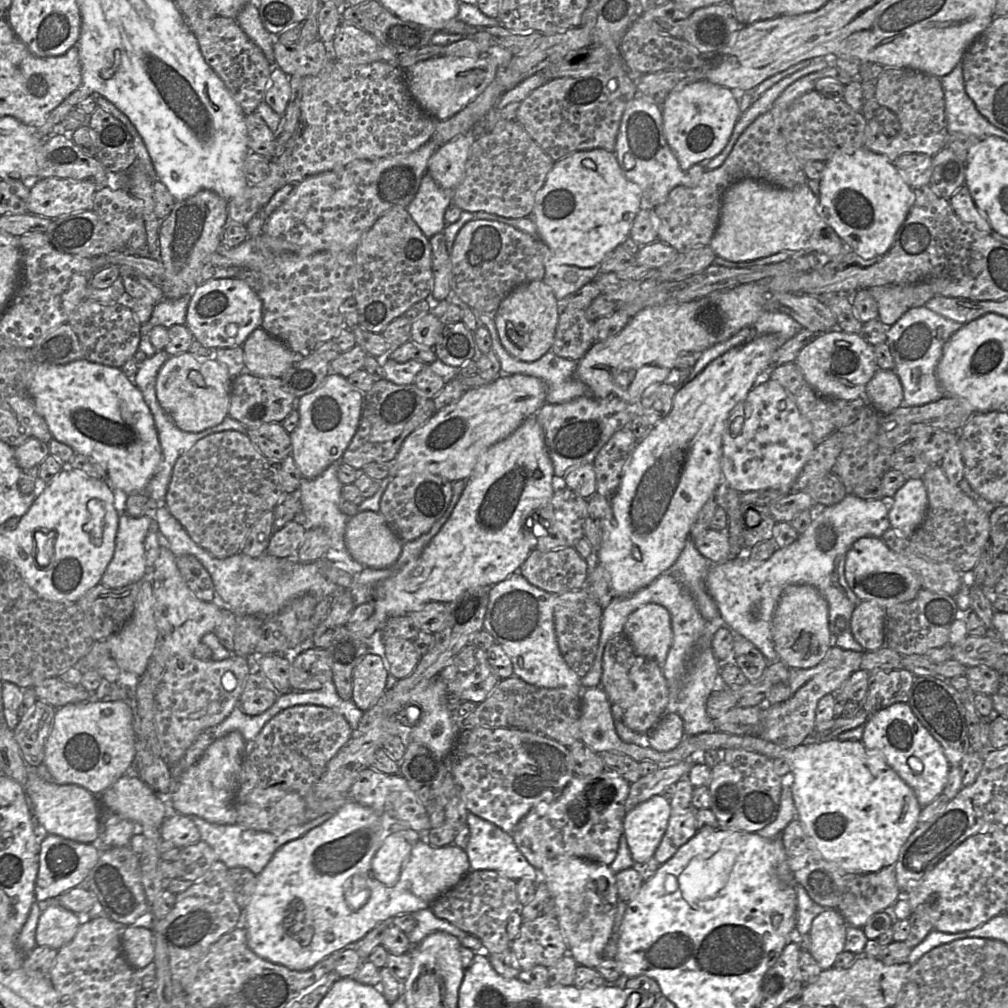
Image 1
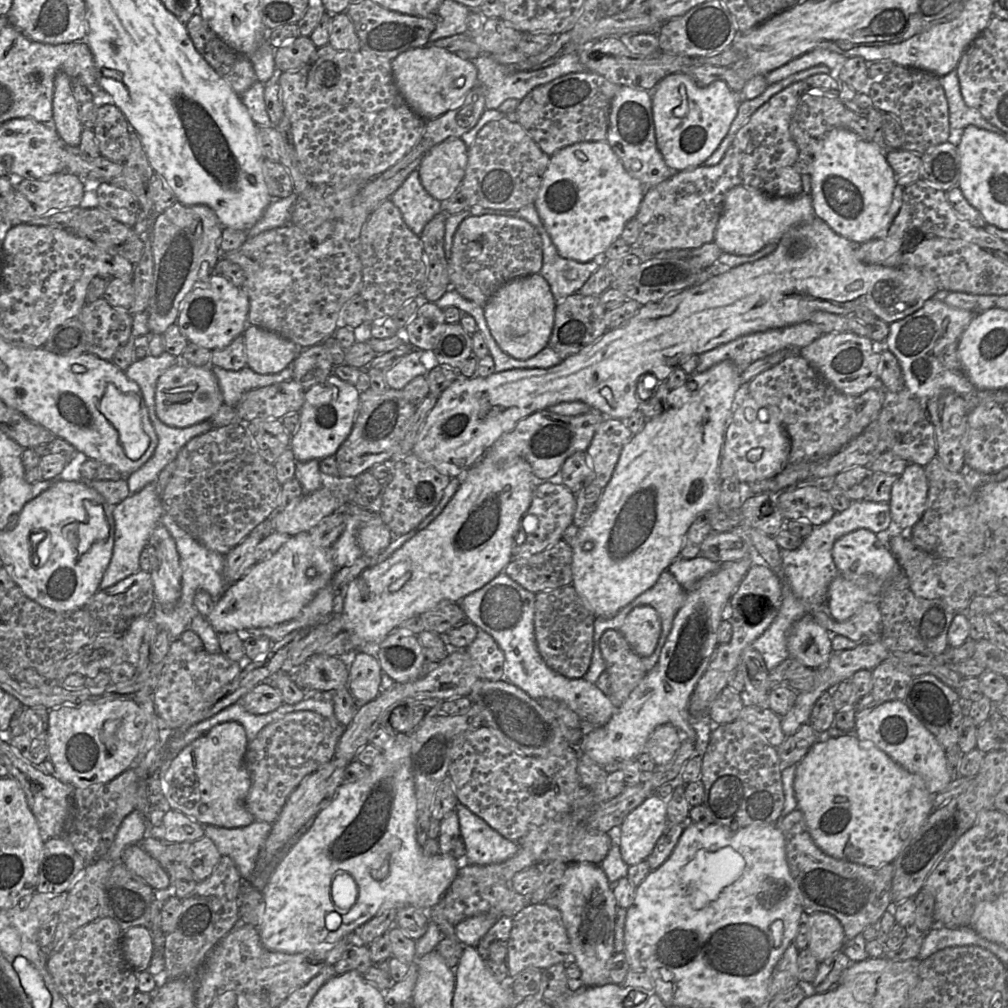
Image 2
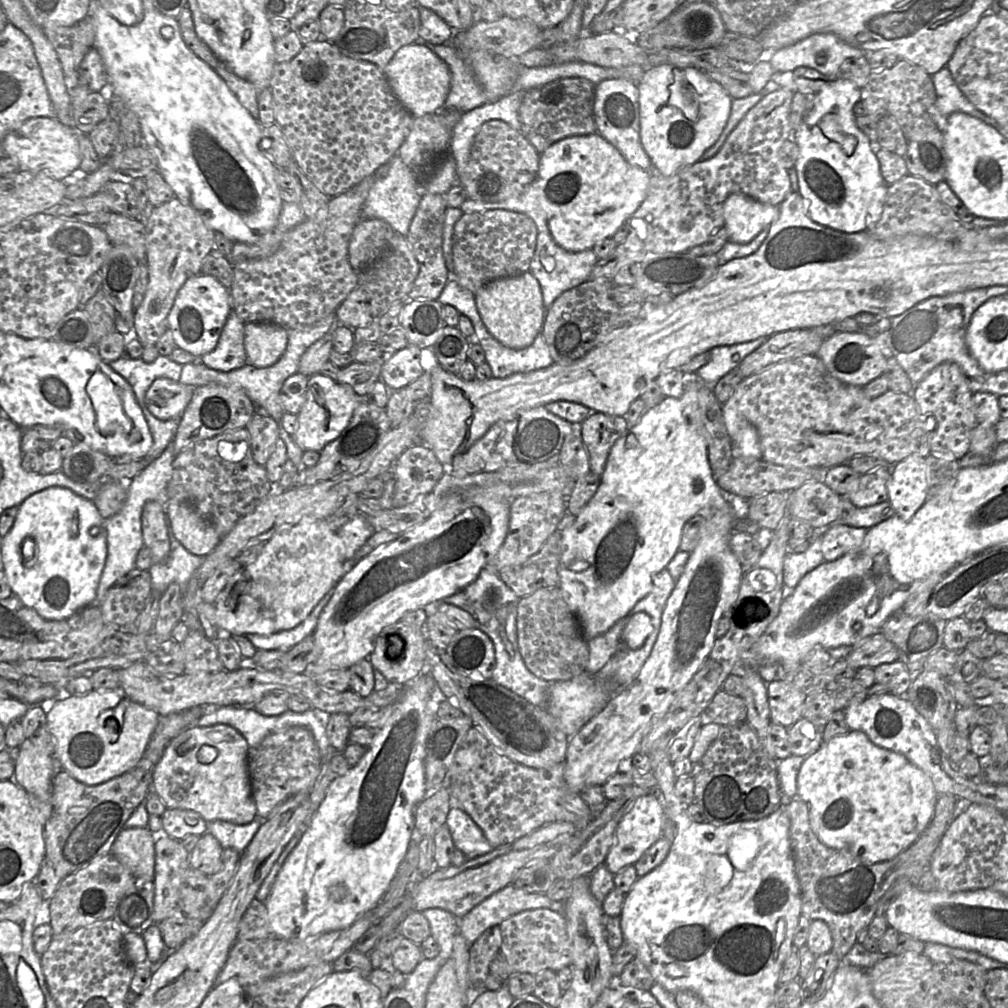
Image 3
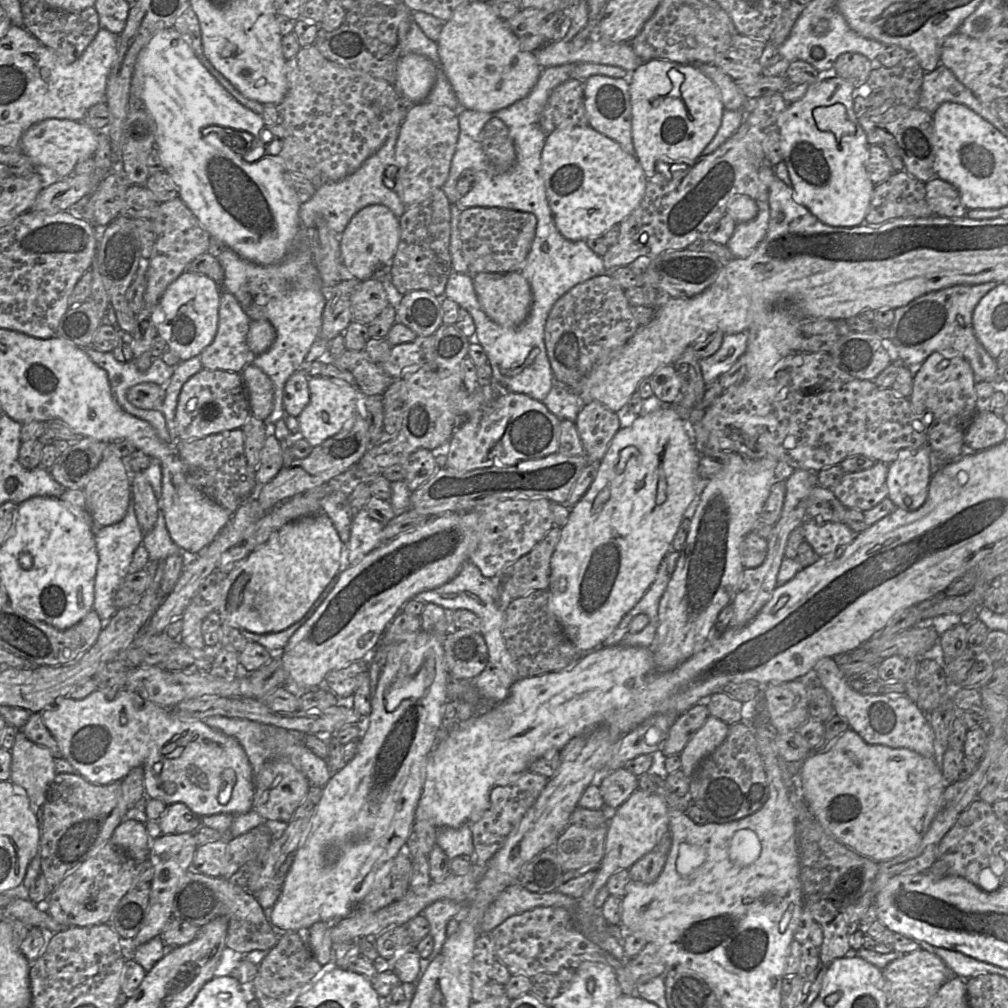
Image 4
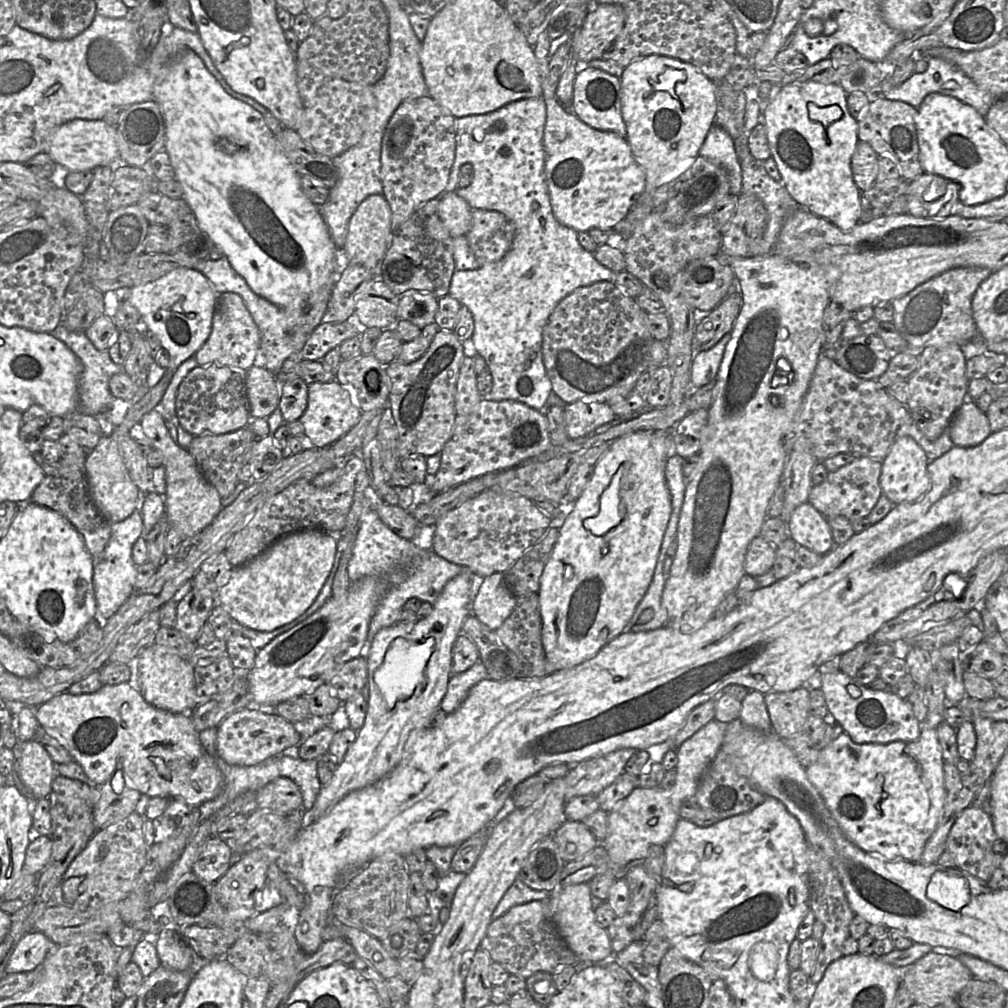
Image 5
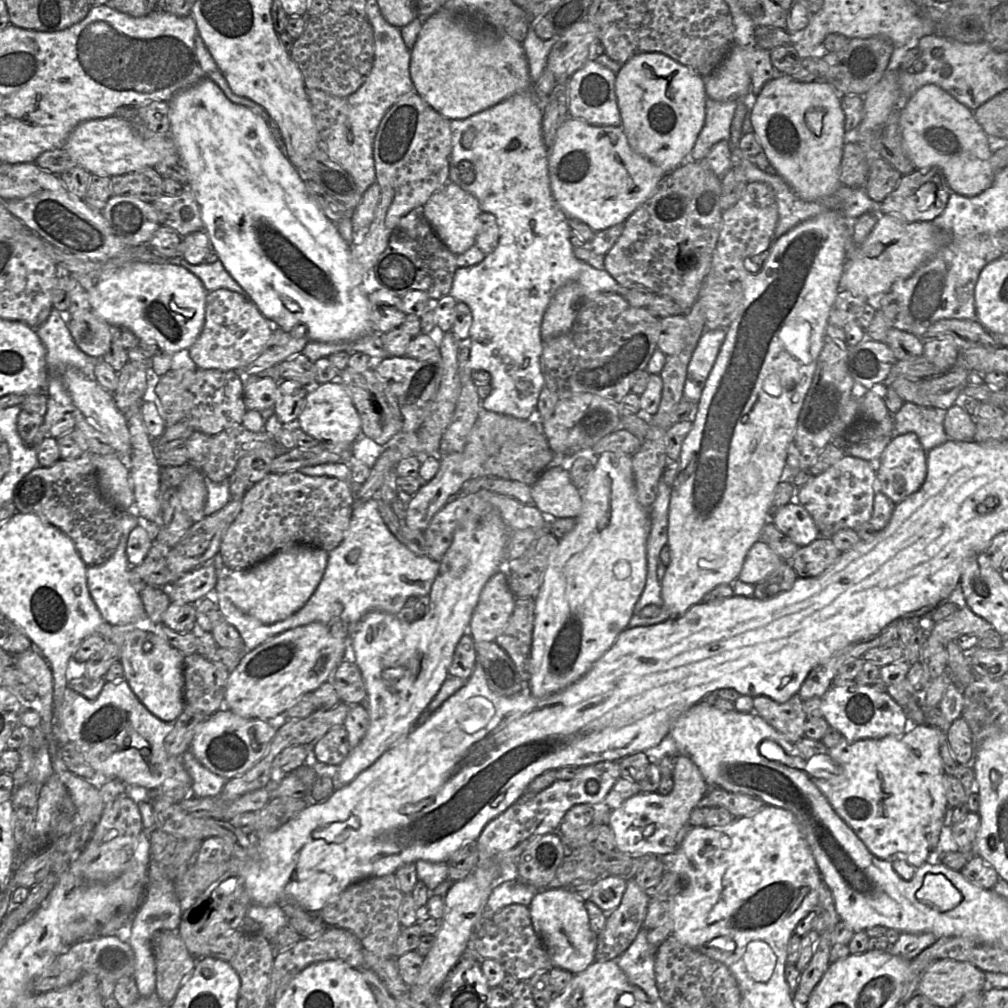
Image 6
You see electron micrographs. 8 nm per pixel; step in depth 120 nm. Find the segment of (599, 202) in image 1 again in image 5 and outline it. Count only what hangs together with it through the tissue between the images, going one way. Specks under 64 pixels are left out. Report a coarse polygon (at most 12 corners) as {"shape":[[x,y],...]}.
{"shape":[[548,32],[533,47],[546,104],[550,206],[613,229],[645,188],[626,138],[557,99]]}

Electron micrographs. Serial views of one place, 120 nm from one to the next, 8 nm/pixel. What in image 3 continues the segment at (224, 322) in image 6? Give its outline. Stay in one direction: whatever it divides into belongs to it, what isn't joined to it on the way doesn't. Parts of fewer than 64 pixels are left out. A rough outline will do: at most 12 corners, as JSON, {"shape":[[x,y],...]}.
{"shape":[[232,309],[214,350],[200,357],[229,372],[248,363],[245,322]]}

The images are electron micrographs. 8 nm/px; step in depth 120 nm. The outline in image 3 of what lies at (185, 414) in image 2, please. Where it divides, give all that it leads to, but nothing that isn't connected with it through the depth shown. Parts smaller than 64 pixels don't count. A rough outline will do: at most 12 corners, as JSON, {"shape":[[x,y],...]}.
{"shape":[[157,378],[146,407],[161,420],[181,417],[196,387]]}

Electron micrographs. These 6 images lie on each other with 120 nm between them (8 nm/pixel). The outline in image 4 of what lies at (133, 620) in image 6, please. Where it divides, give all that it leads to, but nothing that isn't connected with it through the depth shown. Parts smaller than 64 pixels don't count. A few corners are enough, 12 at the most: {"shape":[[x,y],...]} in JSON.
{"shape":[[131,496],[124,518],[99,526],[93,609],[118,610],[115,592],[130,573],[144,533]]}

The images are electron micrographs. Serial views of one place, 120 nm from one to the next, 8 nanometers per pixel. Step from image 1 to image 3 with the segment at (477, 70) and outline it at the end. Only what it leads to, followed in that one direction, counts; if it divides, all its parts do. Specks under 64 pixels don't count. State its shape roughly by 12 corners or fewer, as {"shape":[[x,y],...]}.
{"shape":[[424,44],[383,71],[414,117],[445,108],[450,70]]}

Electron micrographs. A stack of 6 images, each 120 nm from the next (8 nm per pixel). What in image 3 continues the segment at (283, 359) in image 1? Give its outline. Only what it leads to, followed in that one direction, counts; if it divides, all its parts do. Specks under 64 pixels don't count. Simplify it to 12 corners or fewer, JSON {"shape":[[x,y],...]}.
{"shape":[[248,322],[248,363],[275,364],[286,350],[287,330],[271,322]]}

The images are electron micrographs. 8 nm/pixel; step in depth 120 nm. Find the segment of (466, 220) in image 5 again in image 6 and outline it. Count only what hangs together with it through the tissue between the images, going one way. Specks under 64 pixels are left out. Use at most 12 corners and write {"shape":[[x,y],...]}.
{"shape":[[452,181],[423,205],[454,255],[475,245],[482,210]]}

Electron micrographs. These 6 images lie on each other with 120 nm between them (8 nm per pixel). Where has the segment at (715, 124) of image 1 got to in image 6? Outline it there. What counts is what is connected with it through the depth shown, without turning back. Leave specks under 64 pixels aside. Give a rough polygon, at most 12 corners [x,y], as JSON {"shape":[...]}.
{"shape":[[662,53],[616,74],[628,144],[665,173],[690,156],[704,78]]}

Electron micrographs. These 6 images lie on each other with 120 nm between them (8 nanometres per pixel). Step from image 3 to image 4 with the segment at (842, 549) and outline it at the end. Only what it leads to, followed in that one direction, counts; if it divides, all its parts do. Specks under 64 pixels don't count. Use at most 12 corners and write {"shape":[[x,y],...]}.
{"shape":[[805,518],[818,557],[837,555],[858,534],[845,523]]}

